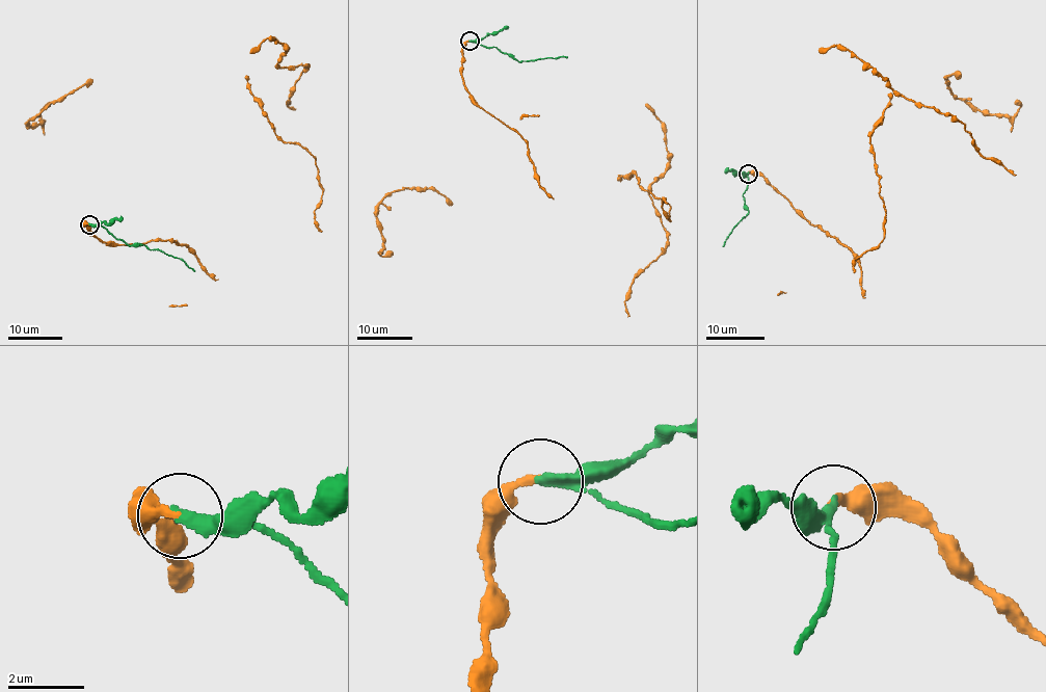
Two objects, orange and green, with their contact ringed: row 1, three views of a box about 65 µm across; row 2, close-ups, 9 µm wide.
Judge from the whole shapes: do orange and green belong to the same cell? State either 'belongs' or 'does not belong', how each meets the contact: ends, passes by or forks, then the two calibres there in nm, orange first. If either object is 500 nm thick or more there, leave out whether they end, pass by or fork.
does not belong; orange ends; green ends; calibres 200 and 320 nm

